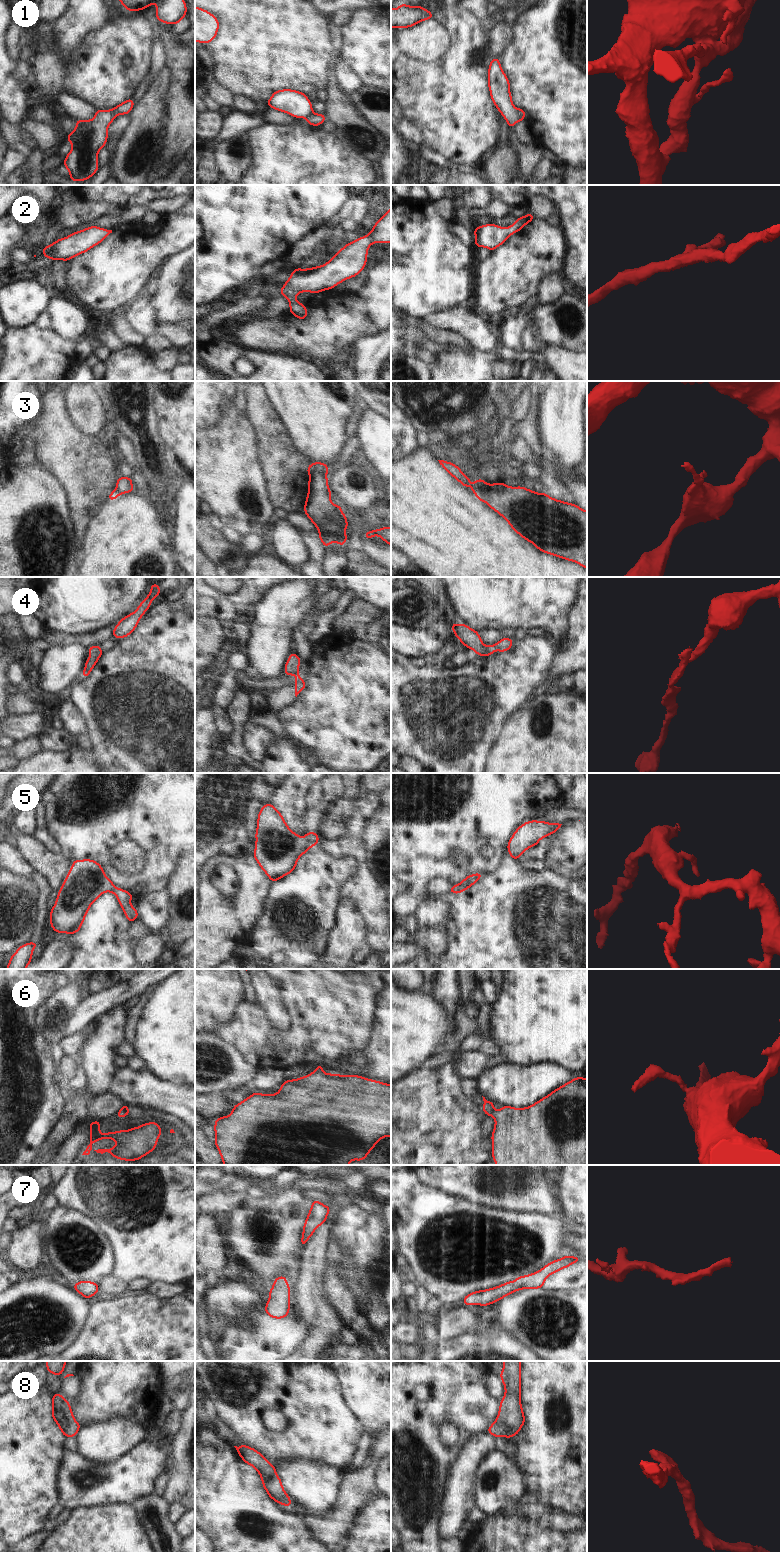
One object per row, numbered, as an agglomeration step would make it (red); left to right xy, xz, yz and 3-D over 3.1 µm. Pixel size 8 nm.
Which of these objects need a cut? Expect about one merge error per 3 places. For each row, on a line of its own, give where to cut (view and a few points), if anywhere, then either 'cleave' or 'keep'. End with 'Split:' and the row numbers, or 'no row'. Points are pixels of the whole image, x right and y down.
1: cut in yz along (516, 109), (519, 120); cleave
2: no cut; keep
3: cut in xz along (312, 463), (313, 468), (325, 476); cleave
4: cut in yz along (485, 647), (490, 654); cleave
5: no cut; keep
6: no cut; keep
7: no cut; keep
8: no cut; keep
Split: 1, 3, 4

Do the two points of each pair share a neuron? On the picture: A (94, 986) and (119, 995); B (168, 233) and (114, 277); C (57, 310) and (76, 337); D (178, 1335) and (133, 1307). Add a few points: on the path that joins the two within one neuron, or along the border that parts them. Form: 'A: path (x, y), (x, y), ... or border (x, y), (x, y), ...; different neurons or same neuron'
A: border (118, 982), (91, 994); different neurons
B: path (155, 244), (143, 248), (127, 264); same neuron
C: path (64, 317), (74, 330); same neuron
D: path (167, 1335), (161, 1335), (144, 1318); same neuron

